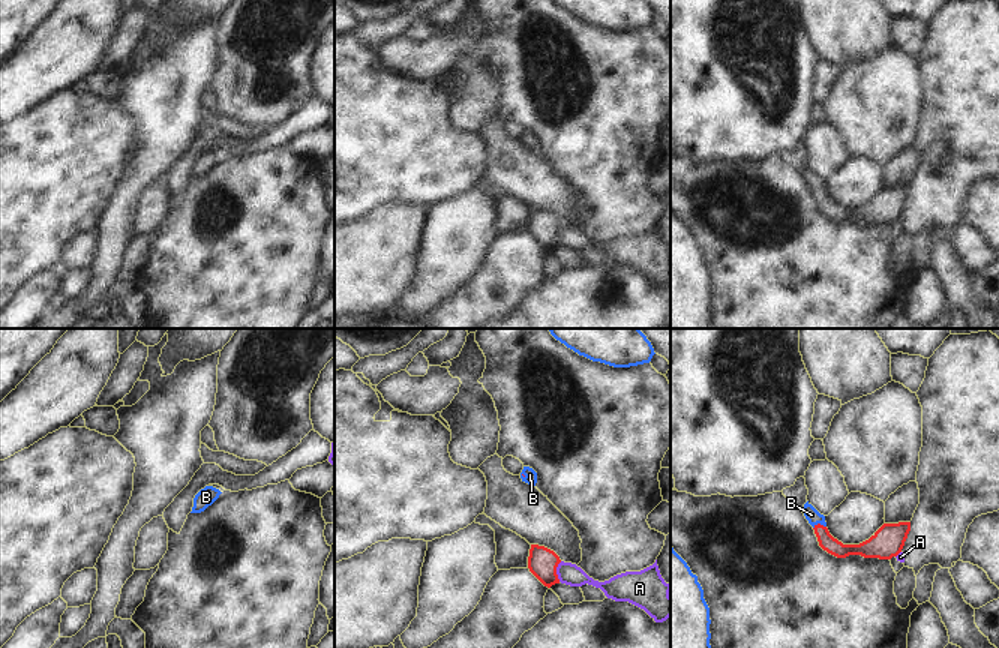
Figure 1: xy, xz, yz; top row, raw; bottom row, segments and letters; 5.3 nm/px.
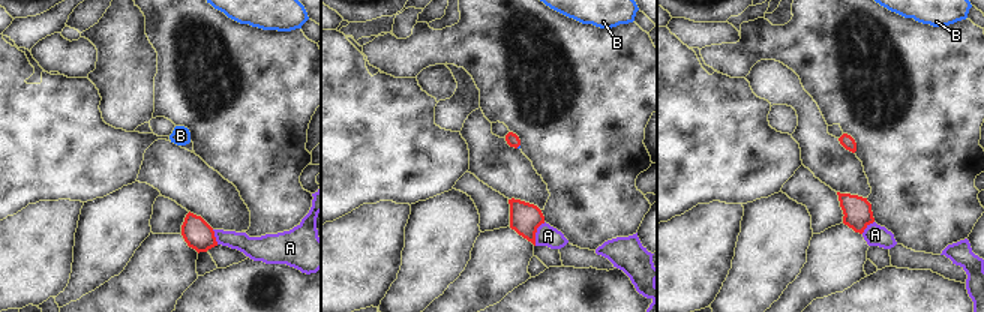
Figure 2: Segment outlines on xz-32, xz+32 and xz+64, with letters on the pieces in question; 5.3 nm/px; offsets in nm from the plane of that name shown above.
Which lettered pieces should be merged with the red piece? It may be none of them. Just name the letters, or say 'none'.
B

